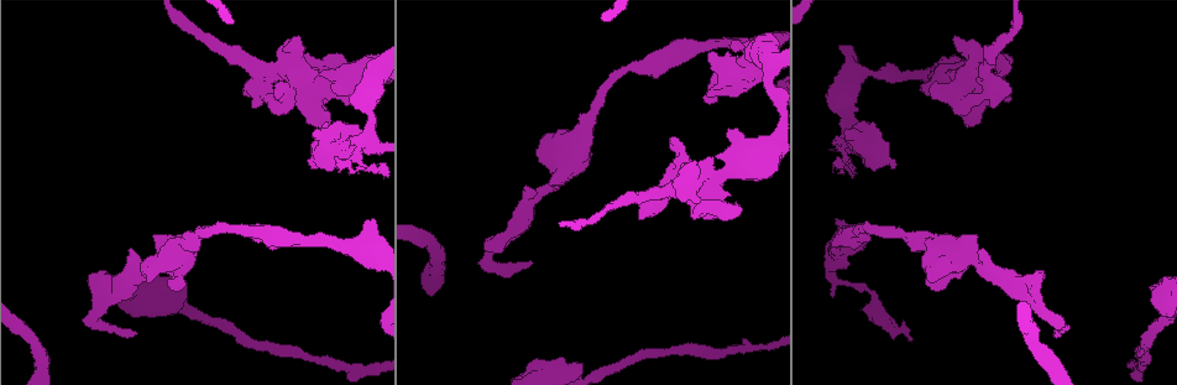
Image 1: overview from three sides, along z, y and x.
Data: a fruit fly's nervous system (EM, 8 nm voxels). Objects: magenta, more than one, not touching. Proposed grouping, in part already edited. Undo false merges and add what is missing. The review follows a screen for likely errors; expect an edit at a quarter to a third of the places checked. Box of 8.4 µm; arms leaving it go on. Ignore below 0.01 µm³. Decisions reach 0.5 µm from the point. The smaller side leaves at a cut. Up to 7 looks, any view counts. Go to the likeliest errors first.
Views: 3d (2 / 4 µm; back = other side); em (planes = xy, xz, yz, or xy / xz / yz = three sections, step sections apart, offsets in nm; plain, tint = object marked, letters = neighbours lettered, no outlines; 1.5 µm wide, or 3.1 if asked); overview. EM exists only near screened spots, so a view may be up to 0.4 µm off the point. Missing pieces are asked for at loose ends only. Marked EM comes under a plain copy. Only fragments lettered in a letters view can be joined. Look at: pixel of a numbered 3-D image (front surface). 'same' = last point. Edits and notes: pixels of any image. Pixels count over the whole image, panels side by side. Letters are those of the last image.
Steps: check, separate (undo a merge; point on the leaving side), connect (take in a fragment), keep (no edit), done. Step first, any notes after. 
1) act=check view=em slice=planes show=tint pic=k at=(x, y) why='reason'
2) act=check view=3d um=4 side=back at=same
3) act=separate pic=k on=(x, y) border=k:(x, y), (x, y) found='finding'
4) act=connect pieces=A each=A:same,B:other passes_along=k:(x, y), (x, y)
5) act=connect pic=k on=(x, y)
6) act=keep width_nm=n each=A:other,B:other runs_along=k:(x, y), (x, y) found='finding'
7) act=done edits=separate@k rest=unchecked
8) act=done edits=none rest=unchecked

act=check view=3d um=4 pic=1 at=(1054, 336) why='end of a long branch'

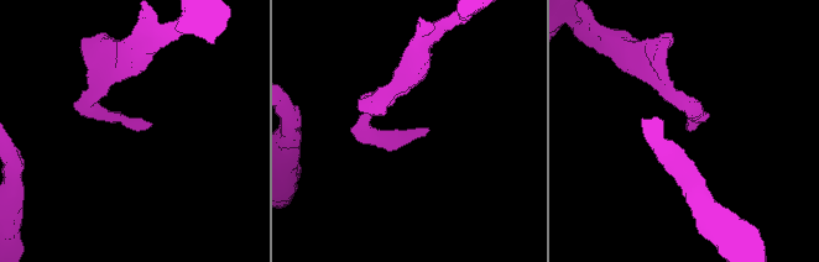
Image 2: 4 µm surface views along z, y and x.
act=check view=em slice=yz step=4 show=tint pic=2 at=(148, 126)

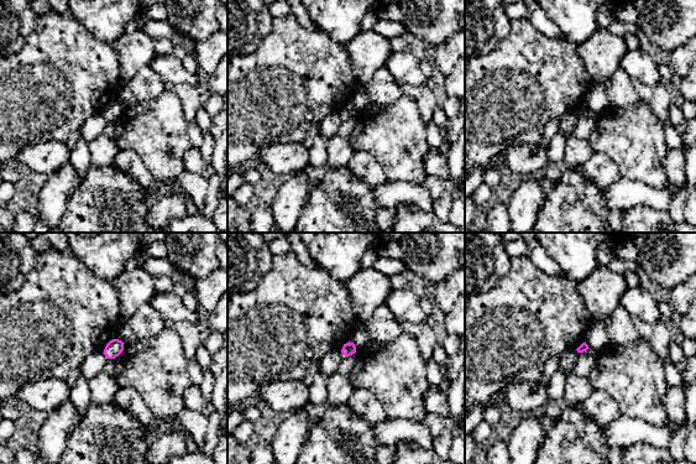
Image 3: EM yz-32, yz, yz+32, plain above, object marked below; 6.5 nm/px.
act=check view=em slice=planes show=letters at=same why='cut it another way'

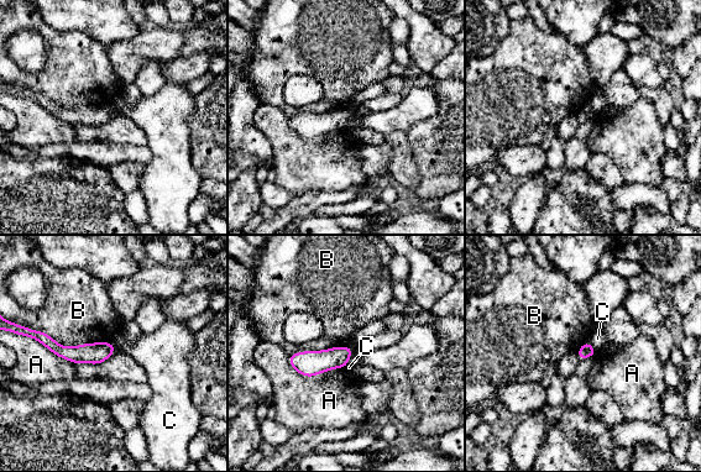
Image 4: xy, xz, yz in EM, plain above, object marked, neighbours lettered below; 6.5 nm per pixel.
act=keep each=A:other,B:other,C:other runs_along=4:(37, 335), (63, 352), (110, 350) found='none of them fits'

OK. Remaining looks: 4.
act=check view=3d um=4 pic=1 at=(367, 248) why='calibre changes'

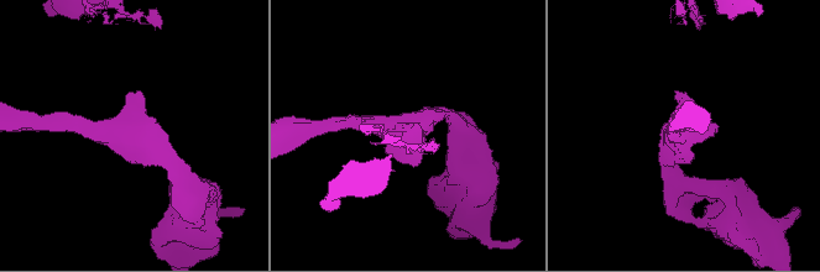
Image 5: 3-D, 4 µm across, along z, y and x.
act=check view=em slice=xy step=4 show=tint pic=5 at=(125, 135)

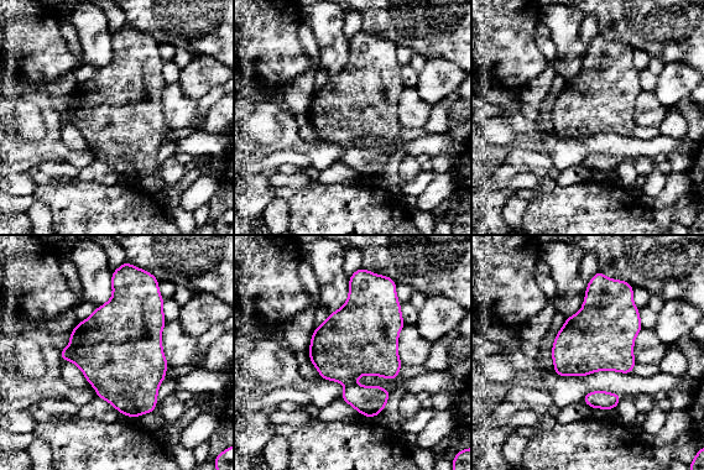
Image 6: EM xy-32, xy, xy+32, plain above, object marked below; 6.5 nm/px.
act=check view=em slice=planes show=letters at=same why='cut it another way'

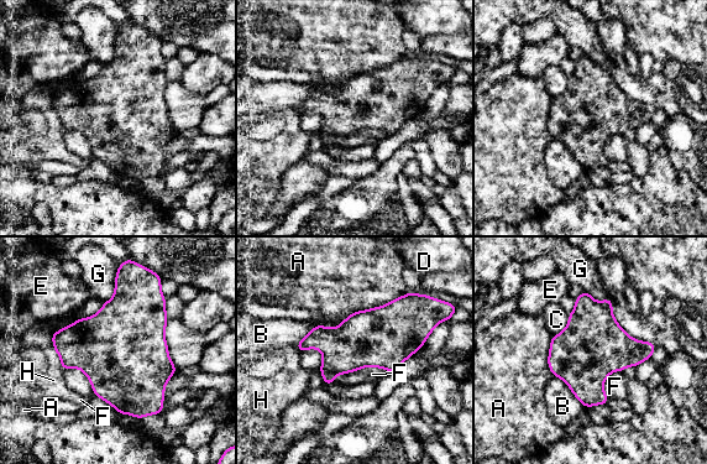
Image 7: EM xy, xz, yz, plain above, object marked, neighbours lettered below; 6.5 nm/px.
act=keep longest_contact=G:600nm each=A:other,B:other,C:other,D:other,E:other,F:other,G:other,H:other border=7:(391, 373), (364, 366), (333, 381) found='one cell here'

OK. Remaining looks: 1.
act=done edits=none rest=unchecked

